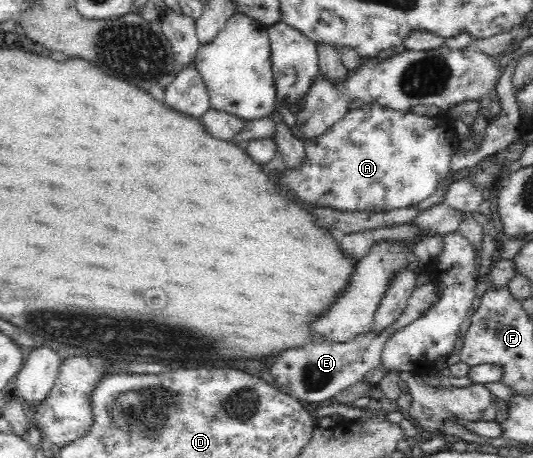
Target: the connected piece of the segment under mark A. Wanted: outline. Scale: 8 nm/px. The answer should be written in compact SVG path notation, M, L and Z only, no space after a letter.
M375 103L364 104L360 109L348 111L348 113L339 119L325 134L321 134L314 139L304 140L305 154L304 163L297 169L287 169L281 179L275 179L275 182L279 181L277 185L290 196L301 198L304 202L309 204L322 204L322 206L331 207L346 212L373 212L373 211L388 211L391 209L402 209L409 206L418 206L422 200L429 198L433 194L443 180L449 177L449 174L453 172L451 161L454 156L455 148L457 148L459 139L457 137L455 128L449 124L445 124L443 120L437 120L437 118L429 117L427 115L418 115L411 110L407 112L393 111L391 109L381 107Z

